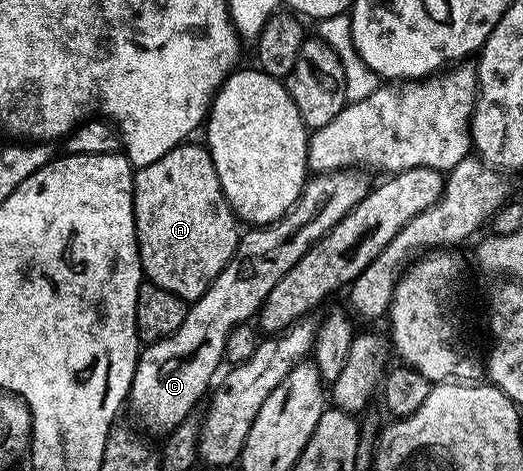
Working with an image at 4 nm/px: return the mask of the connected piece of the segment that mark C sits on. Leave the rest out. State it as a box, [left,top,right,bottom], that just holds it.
[129,169,371,435]

